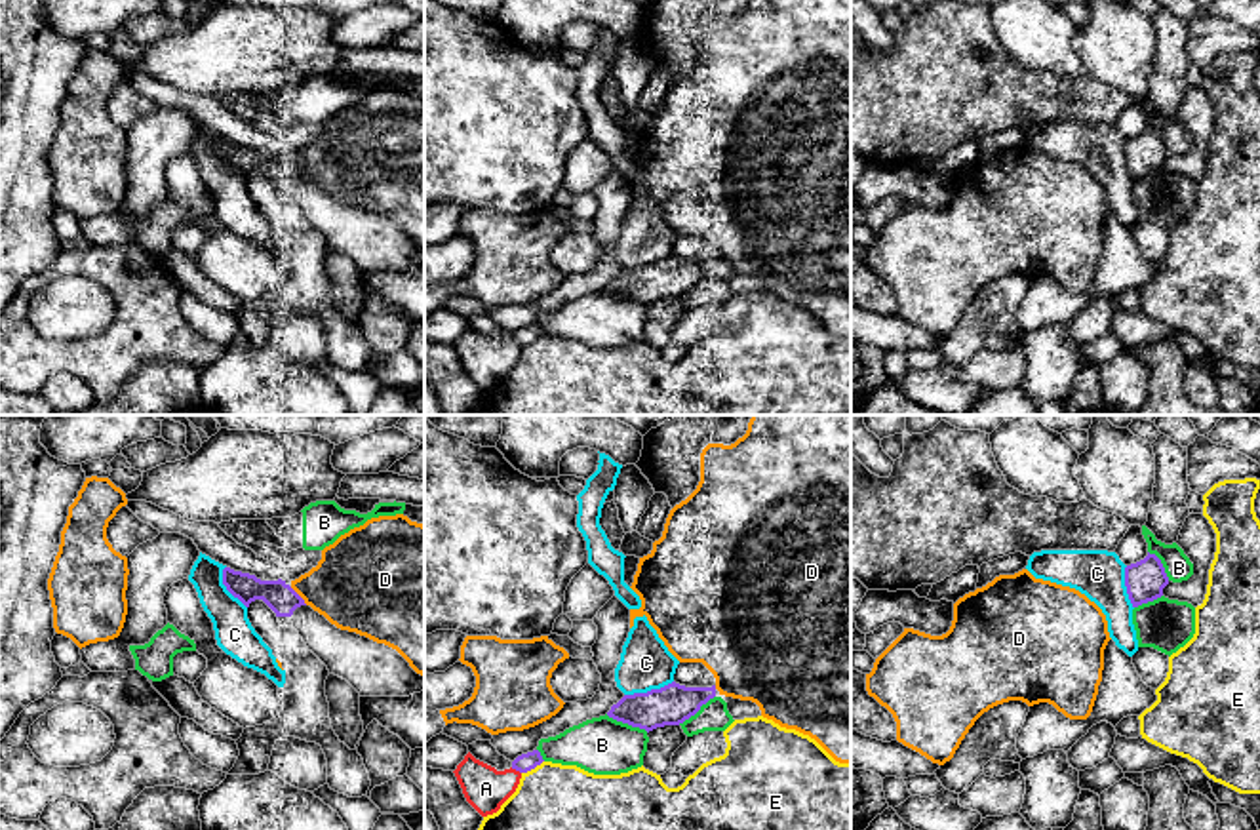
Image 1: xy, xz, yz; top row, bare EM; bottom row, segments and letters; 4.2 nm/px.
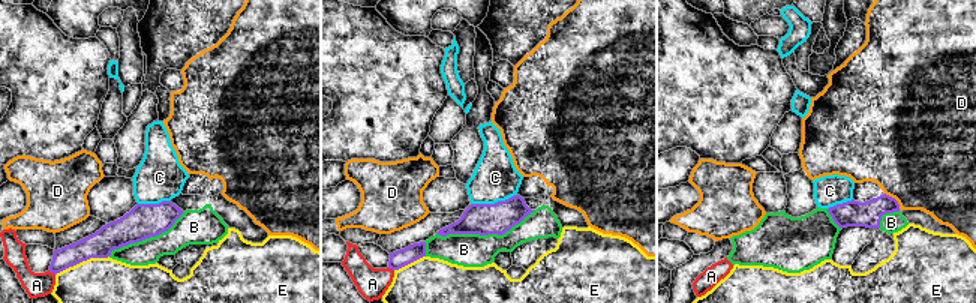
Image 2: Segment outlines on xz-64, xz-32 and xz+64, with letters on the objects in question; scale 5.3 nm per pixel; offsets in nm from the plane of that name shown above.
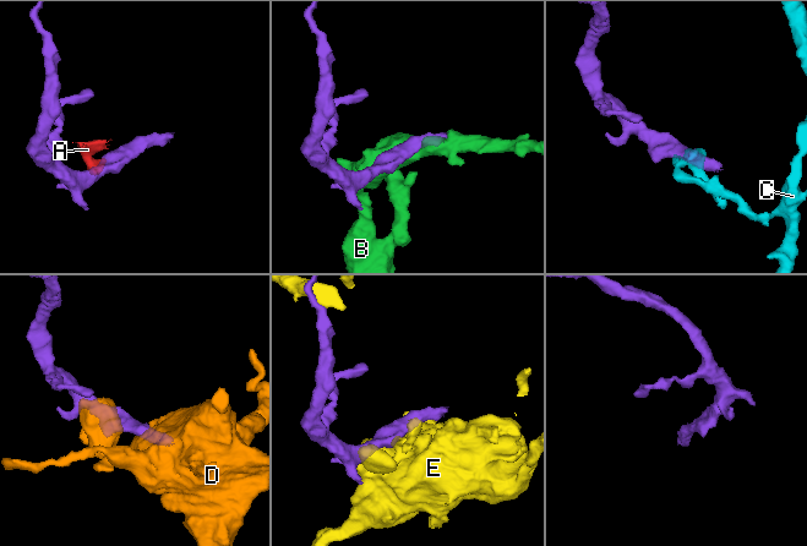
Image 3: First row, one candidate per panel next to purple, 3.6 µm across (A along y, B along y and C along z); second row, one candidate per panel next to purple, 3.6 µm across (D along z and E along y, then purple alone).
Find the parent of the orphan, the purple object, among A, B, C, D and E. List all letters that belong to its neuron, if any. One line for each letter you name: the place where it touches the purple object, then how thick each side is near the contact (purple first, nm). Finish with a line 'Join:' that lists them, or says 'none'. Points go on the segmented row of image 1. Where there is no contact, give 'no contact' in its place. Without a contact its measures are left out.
Join: none

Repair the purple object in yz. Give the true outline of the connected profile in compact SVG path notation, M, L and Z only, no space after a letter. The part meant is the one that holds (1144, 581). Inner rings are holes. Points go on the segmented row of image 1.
M1150 554L1125 567L1125 586L1132 607L1153 602L1163 596L1169 577L1161 560Z

